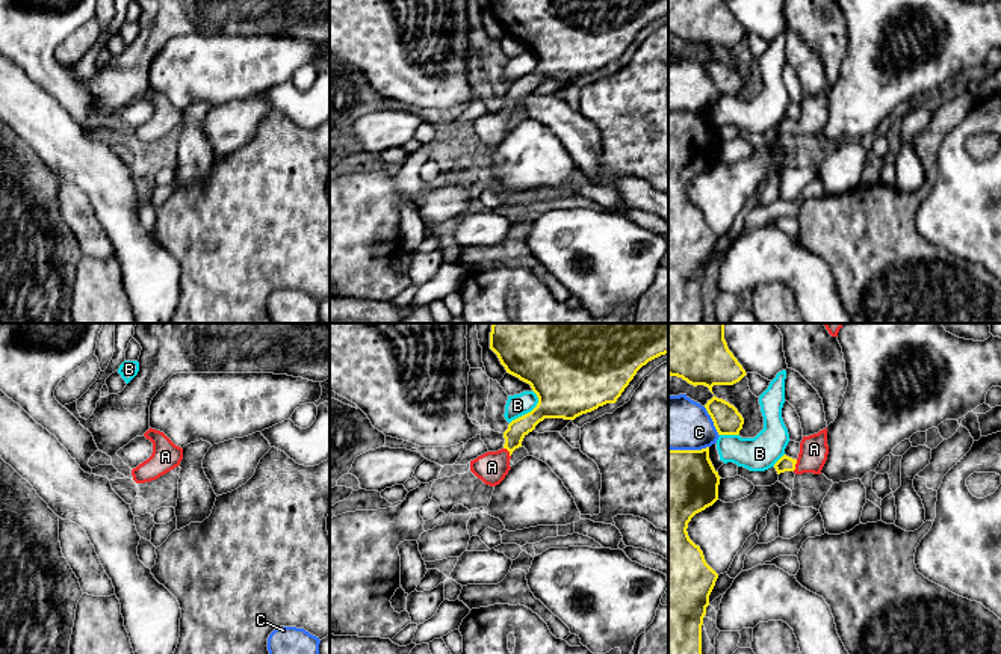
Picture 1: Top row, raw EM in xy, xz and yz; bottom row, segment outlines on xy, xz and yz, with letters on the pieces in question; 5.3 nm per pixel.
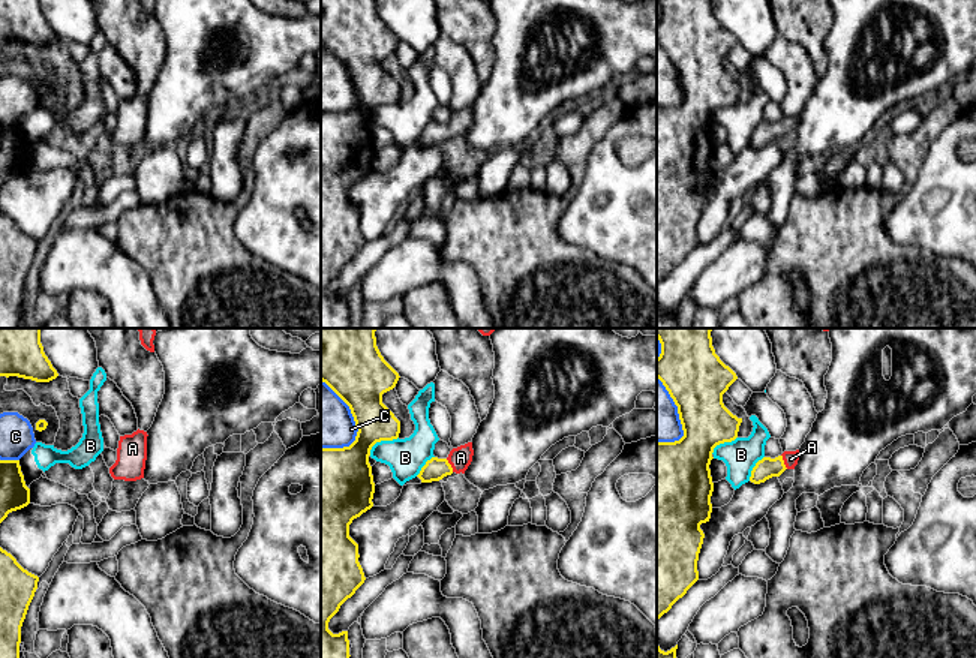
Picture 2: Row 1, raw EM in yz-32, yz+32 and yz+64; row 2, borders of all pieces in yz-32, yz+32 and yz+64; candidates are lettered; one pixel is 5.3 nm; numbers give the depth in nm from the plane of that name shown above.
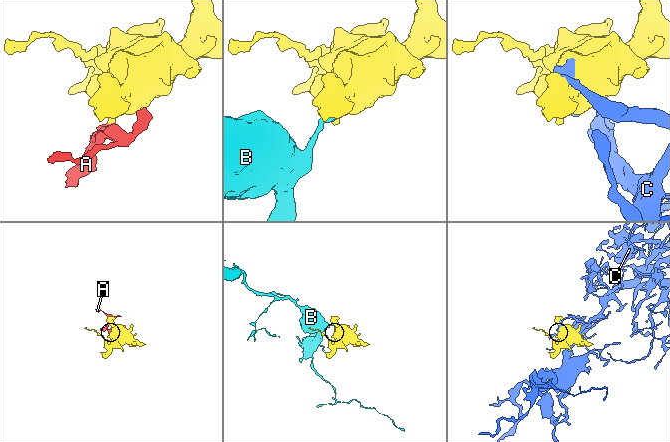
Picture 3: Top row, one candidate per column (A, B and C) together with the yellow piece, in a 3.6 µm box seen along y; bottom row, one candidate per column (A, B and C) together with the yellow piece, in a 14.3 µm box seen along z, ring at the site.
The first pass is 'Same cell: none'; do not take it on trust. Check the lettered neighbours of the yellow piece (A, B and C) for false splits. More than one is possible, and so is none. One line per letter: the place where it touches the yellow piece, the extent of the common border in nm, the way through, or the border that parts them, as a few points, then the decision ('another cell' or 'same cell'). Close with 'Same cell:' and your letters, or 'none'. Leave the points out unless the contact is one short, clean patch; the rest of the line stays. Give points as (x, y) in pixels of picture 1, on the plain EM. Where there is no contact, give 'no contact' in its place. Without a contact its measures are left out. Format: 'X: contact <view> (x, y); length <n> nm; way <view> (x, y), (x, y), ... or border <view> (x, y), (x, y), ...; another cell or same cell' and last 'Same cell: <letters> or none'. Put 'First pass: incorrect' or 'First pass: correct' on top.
First pass: incorrect
A: contact yz (794, 127); length 70 nm; way yz (785, 124), (794, 127), (814, 111); same cell
B: contact xz (531, 73); length 220 nm; border xz (533, 52), (537, 65), (510, 85); another cell
C: contact yz (712, 82); length 180 nm; another cell
Same cell: A

